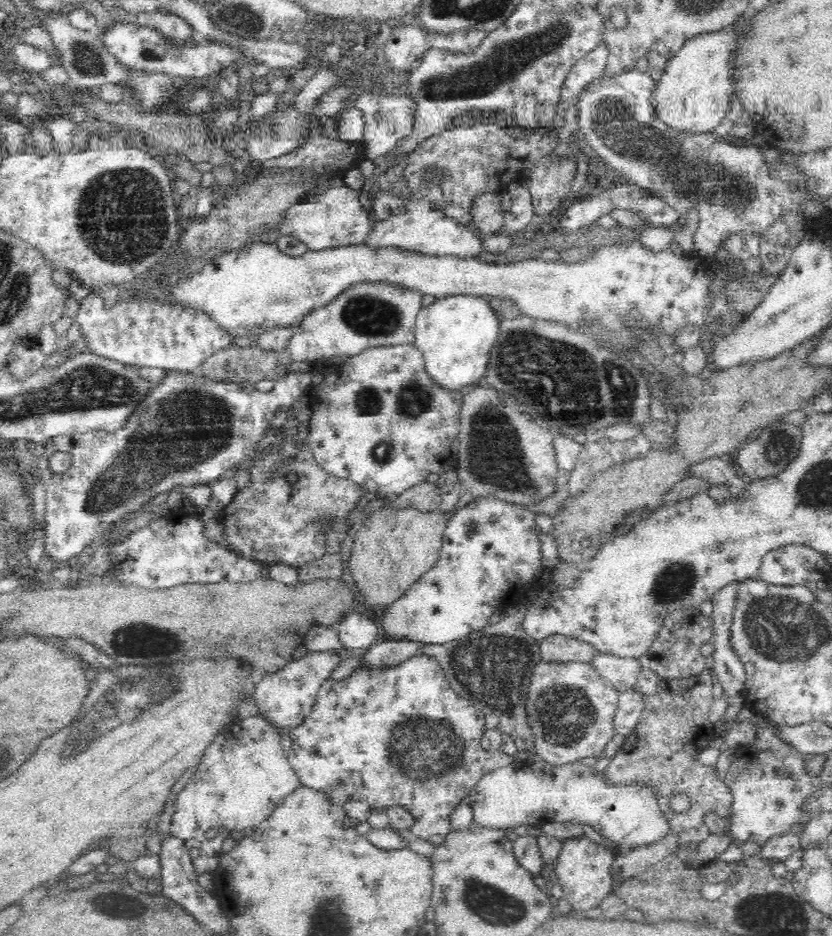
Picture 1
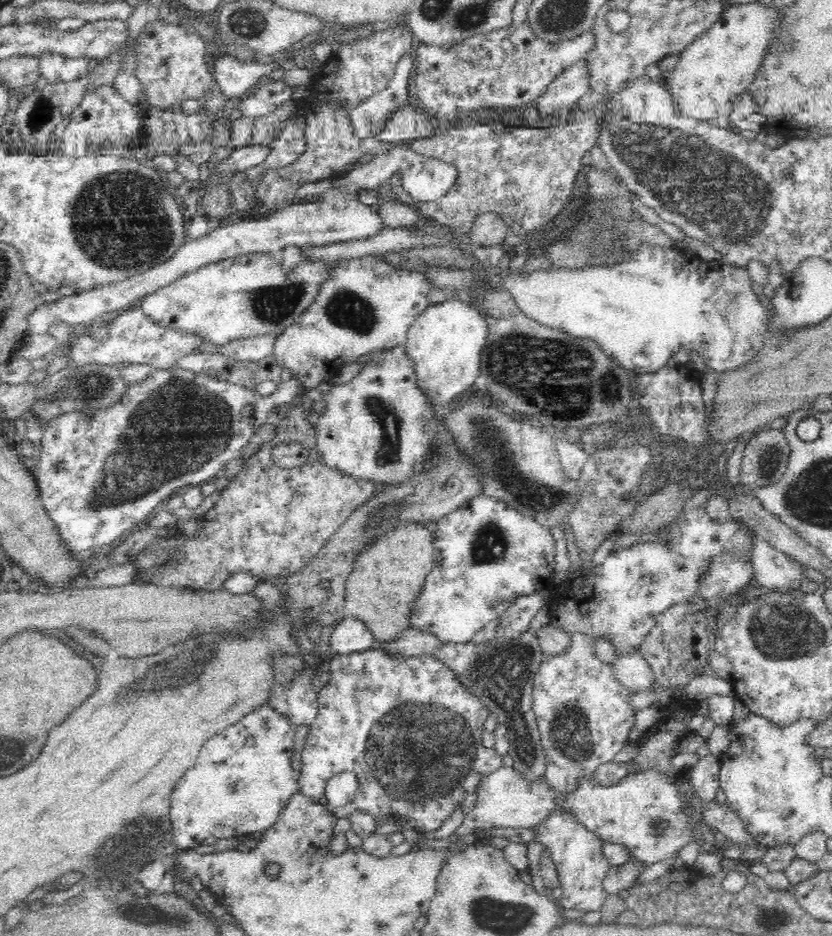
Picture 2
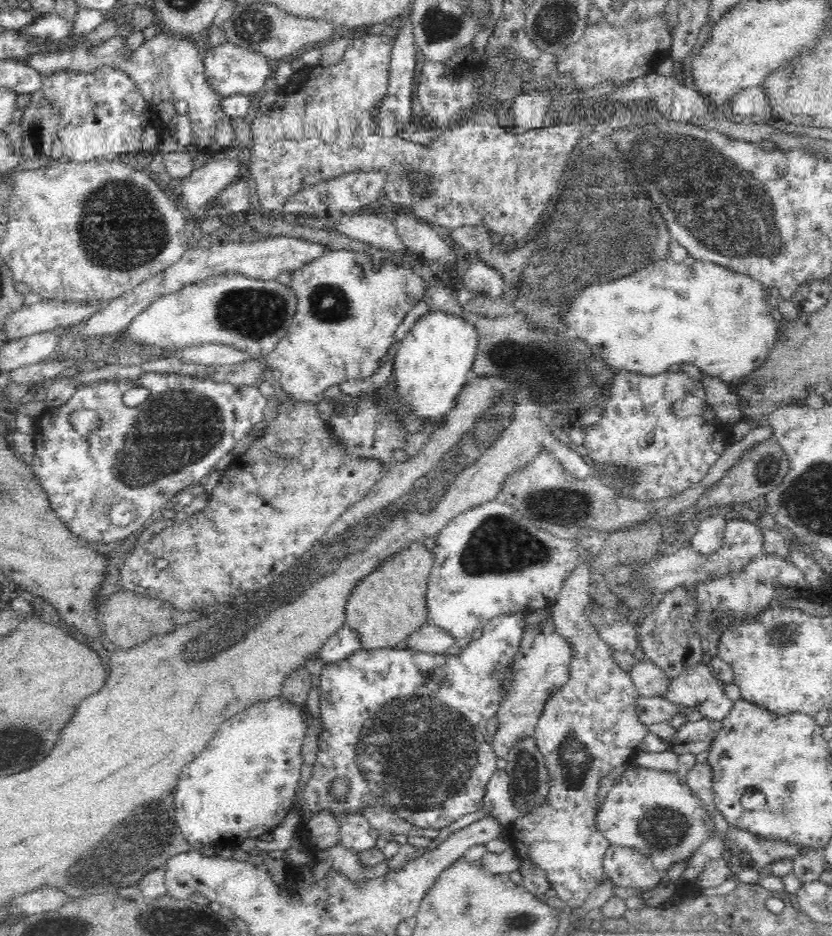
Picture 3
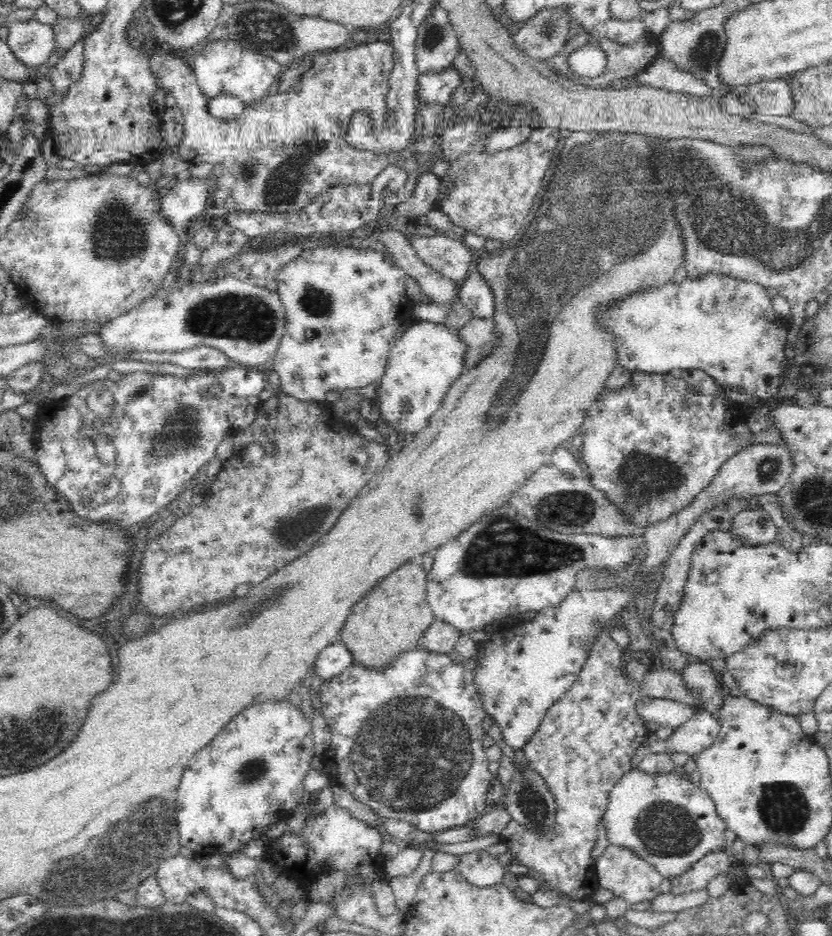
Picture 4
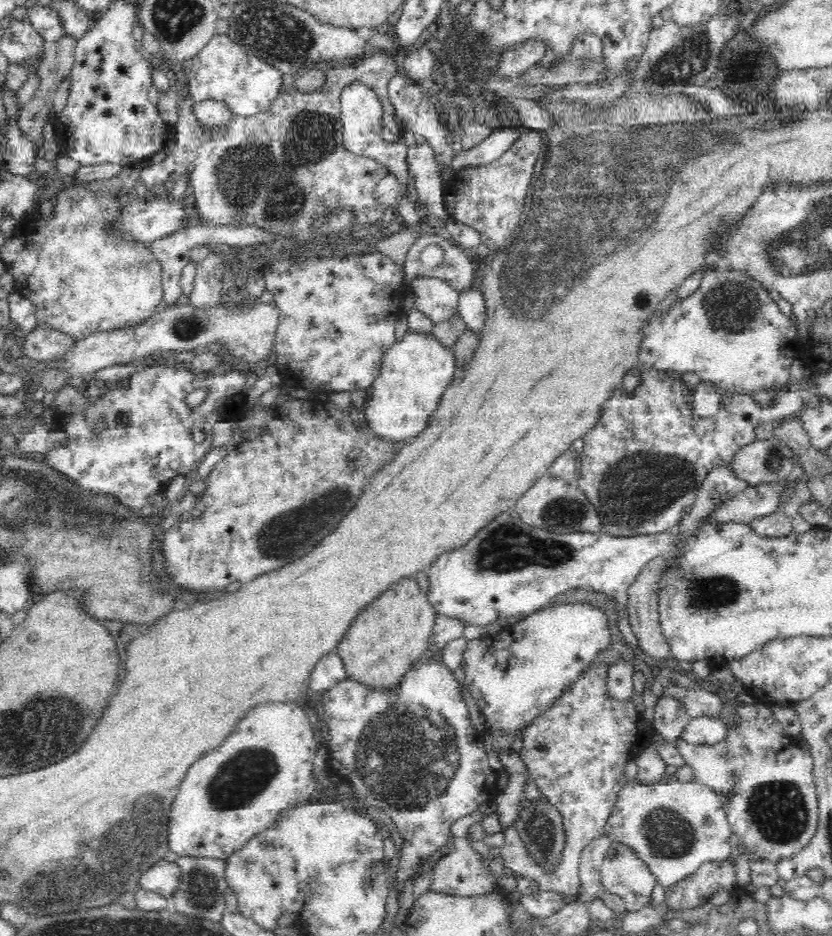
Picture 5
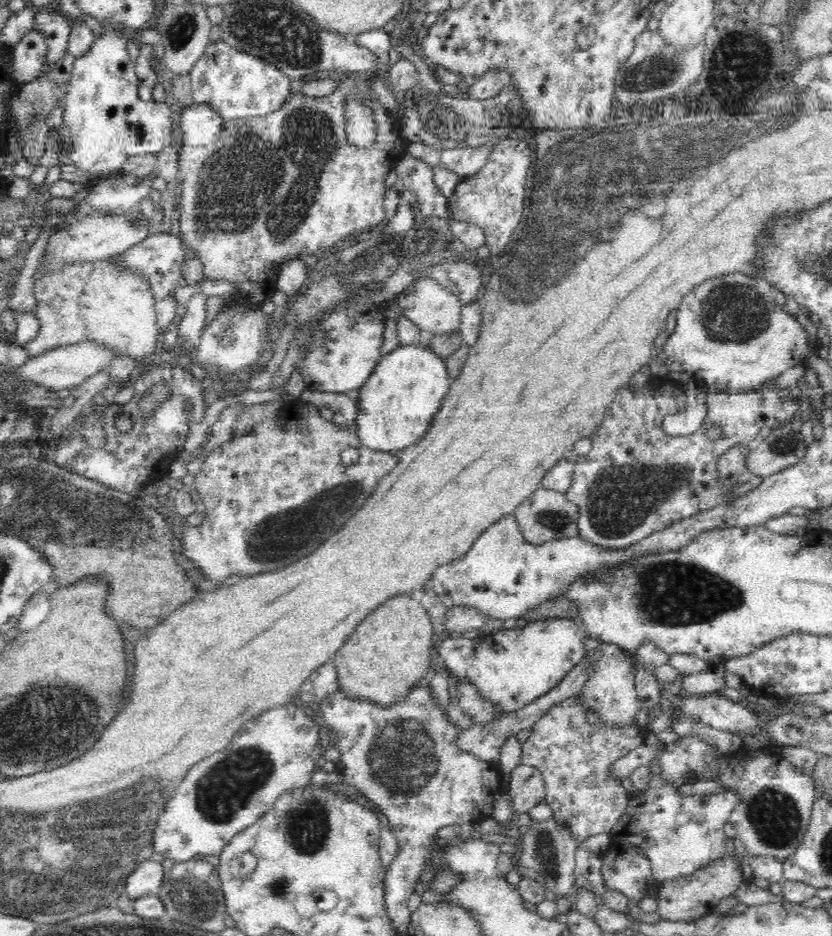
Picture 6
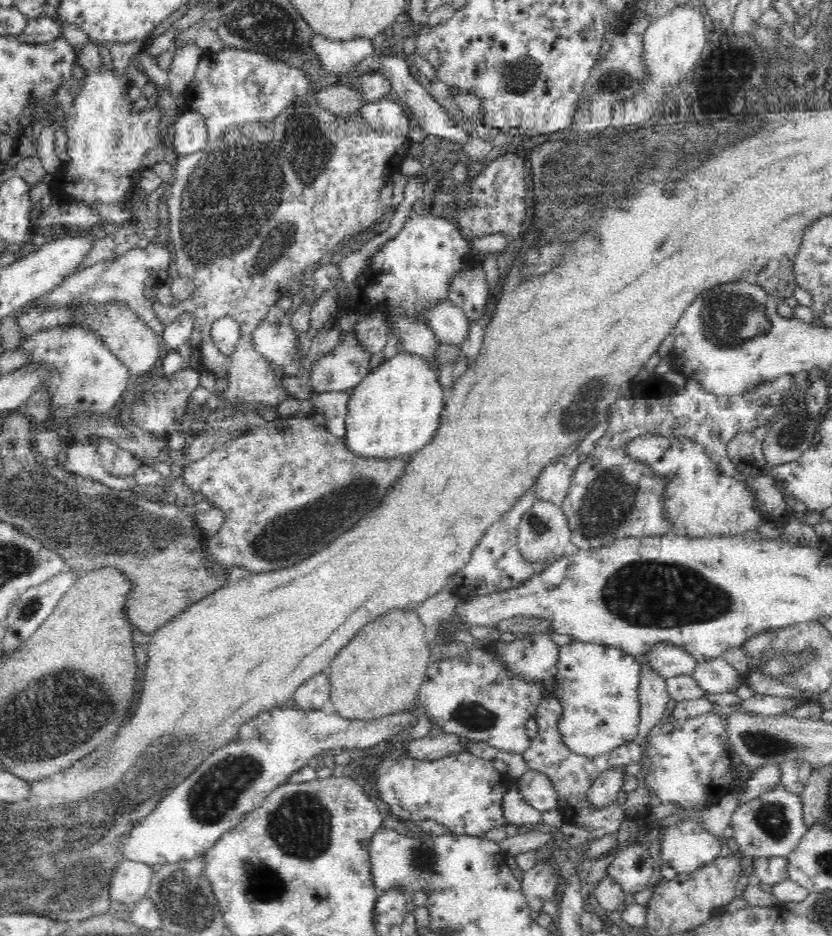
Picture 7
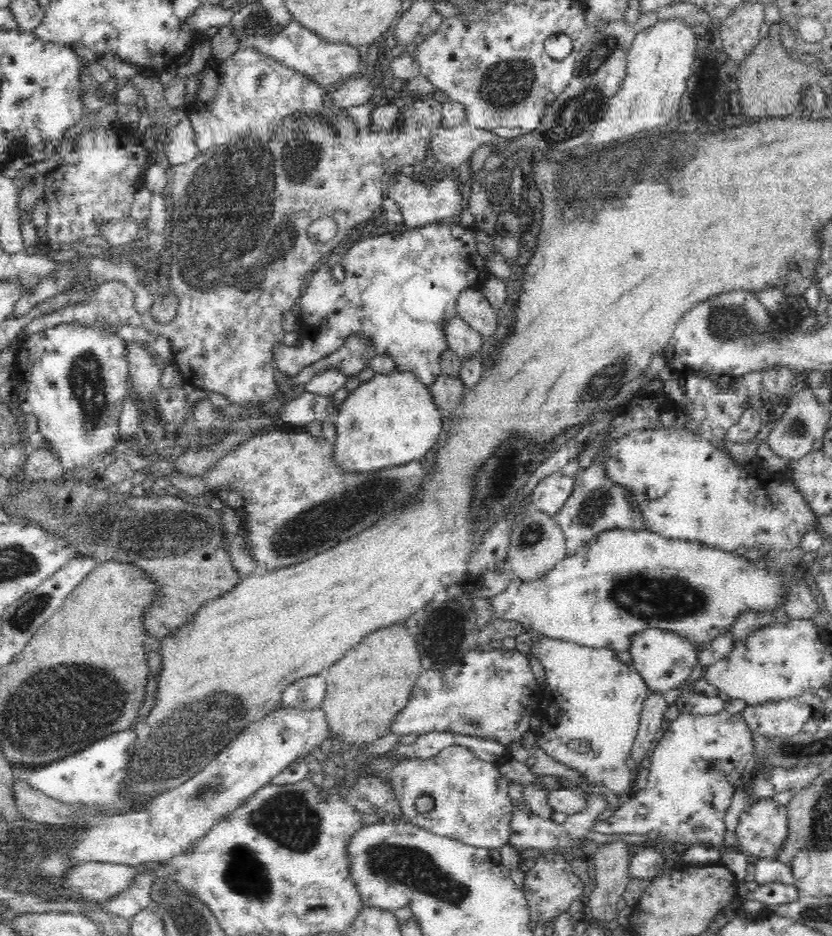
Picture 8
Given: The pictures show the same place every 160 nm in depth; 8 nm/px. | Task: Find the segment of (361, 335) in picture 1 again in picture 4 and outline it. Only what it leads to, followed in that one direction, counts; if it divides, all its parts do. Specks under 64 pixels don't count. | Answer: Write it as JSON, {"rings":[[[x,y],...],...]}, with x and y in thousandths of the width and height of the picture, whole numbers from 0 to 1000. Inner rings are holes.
{"rings":[[[388,263],[377,265],[377,267],[368,266],[356,278],[346,280],[344,284],[339,284],[334,288],[331,298],[334,299],[333,310],[337,313],[337,319],[339,319],[341,328],[344,328],[344,353],[327,384],[327,391],[329,391],[329,402],[337,409],[339,419],[343,422],[368,429],[381,428],[392,433],[392,421],[397,418],[409,419],[416,416],[439,415],[458,406],[463,400],[471,371],[478,362],[476,359],[478,348],[486,342],[493,342],[493,333],[498,326],[487,314],[488,292],[475,282],[469,271],[450,267],[447,263],[438,265],[399,265],[399,263]]]}

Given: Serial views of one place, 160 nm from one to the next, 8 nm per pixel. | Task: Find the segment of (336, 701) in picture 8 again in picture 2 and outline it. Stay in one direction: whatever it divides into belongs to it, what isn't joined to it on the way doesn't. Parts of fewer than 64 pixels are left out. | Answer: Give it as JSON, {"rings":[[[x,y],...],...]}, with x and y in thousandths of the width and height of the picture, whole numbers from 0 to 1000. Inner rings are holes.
{"rings":[[[486,557],[477,560],[471,568],[457,571],[450,579],[440,581],[438,588],[425,598],[425,607],[415,623],[413,658],[430,659],[440,665],[442,672],[450,676],[450,684],[457,687],[472,685],[492,669],[494,643],[507,630],[514,612],[522,608],[522,569],[517,568],[505,557]]]}

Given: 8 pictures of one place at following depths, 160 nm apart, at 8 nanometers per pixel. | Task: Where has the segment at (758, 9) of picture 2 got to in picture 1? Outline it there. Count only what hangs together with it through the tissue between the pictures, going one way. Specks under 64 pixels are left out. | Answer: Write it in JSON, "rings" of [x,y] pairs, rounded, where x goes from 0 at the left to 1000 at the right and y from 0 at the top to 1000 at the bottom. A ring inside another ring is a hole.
{"rings":[[[892,24],[889,26],[885,25],[880,29],[876,29],[875,32],[865,32],[865,34],[858,34],[856,36],[844,36],[838,38],[837,41],[832,41],[829,44],[825,45],[822,49],[810,58],[805,59],[800,71],[797,73],[796,77],[788,79],[790,89],[788,96],[784,98],[781,104],[782,116],[786,119],[788,128],[793,128],[796,132],[802,135],[802,137],[809,141],[814,141],[814,143],[822,144],[843,144],[851,143],[851,141],[857,141],[858,137],[874,125],[874,120],[876,116],[877,104],[881,101],[882,93],[880,93],[880,84],[877,84],[877,69],[879,69],[879,56],[881,54],[882,43],[885,43],[885,34],[882,32],[877,32],[877,30],[887,30],[887,28],[892,28]]]}

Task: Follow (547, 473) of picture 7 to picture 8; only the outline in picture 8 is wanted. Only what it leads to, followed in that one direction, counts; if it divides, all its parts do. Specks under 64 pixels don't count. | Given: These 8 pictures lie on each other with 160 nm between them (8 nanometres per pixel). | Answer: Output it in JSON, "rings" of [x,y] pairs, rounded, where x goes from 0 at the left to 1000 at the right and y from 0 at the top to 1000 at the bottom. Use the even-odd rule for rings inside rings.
{"rings":[[[675,502],[656,507],[641,527],[641,543],[666,551],[690,525],[691,510],[680,509]]]}

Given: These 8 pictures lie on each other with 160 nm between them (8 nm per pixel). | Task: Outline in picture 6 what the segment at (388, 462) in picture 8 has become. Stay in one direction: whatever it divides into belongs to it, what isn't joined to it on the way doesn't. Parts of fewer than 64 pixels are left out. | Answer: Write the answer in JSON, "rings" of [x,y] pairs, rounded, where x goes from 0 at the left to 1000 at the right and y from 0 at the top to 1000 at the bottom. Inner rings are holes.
{"rings":[[[488,366],[458,380],[450,397],[433,415],[429,465],[446,481],[480,484],[505,470],[542,413],[536,384],[511,366]]]}

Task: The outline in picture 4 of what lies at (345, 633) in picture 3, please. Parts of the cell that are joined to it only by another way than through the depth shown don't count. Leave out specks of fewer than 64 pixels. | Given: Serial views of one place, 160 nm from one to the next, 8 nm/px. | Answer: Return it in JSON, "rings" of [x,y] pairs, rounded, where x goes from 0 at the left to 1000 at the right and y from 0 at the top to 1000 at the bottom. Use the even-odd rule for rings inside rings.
{"rings":[[[409,682],[388,692],[377,709],[377,717],[385,724],[395,725],[403,720],[409,720],[424,707],[423,696]]]}

